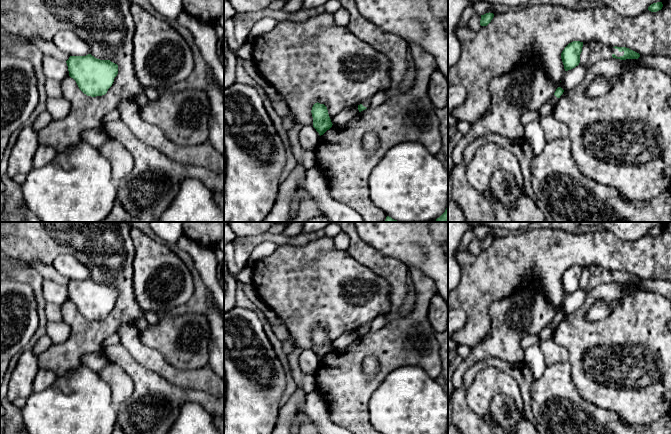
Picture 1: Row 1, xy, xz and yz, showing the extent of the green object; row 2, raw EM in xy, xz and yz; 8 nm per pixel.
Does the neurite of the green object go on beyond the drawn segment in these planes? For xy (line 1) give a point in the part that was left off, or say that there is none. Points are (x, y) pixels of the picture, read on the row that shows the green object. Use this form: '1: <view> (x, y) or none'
1: none

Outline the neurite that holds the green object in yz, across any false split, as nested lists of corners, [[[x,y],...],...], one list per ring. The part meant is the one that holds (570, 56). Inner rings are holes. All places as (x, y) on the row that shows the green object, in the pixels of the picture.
[[[573,41],[569,43],[561,53],[561,59],[565,71],[571,70],[579,65],[583,42]]]

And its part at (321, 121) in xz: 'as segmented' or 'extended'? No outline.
as segmented

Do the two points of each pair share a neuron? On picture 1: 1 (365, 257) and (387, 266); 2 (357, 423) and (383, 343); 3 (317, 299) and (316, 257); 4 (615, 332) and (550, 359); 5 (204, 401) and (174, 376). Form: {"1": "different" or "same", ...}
{"1": "same", "2": "same", "3": "same", "4": "different", "5": "different"}

